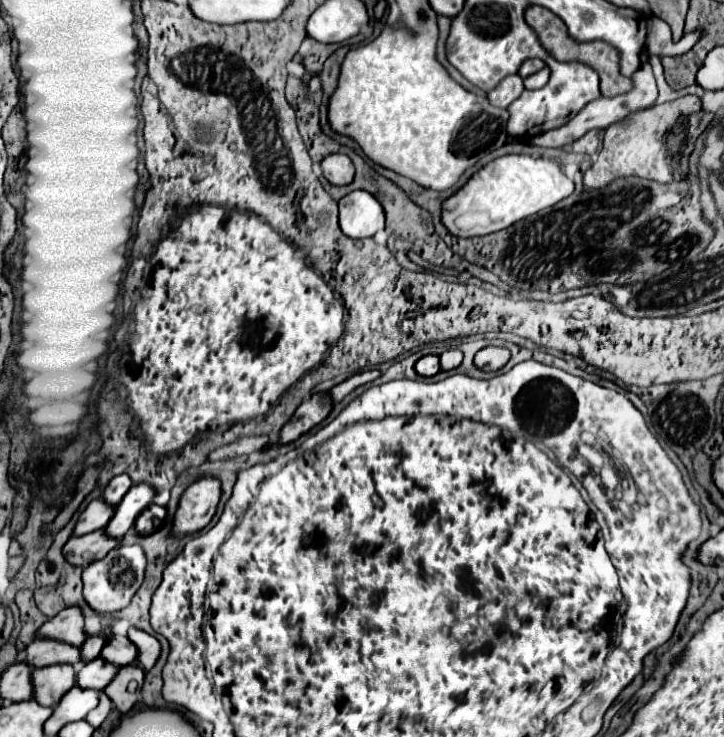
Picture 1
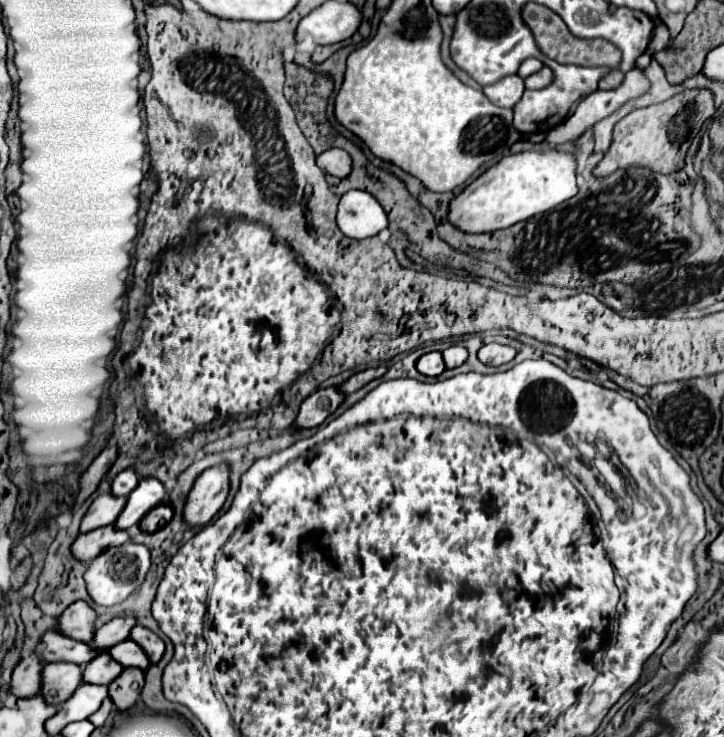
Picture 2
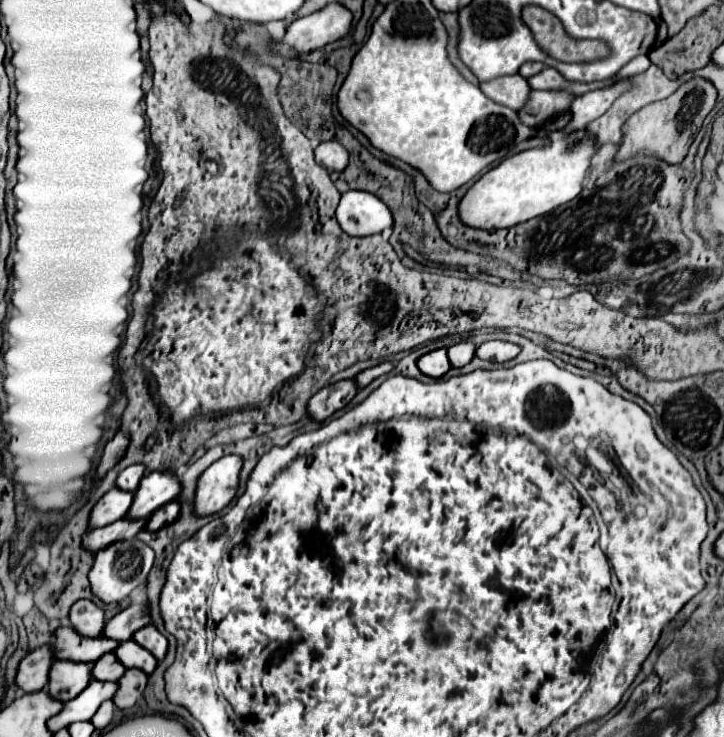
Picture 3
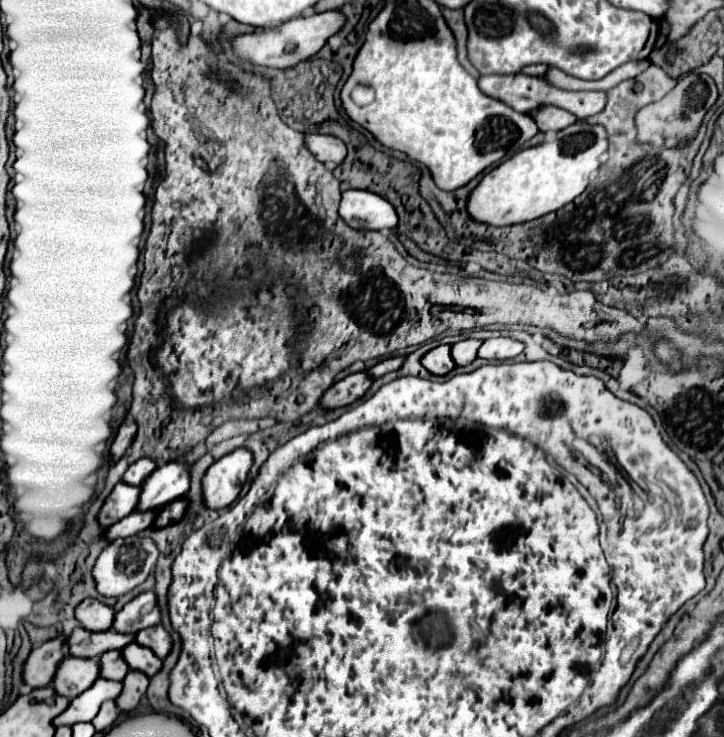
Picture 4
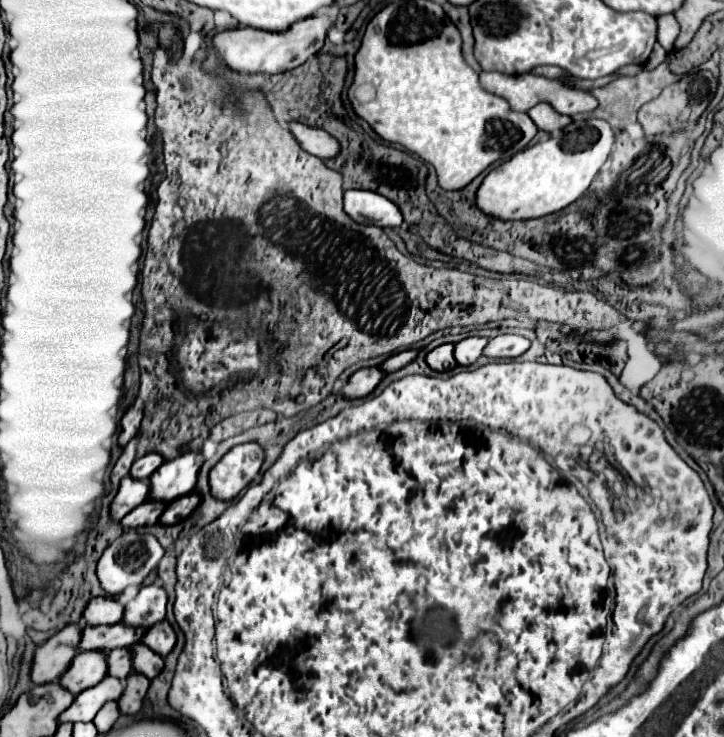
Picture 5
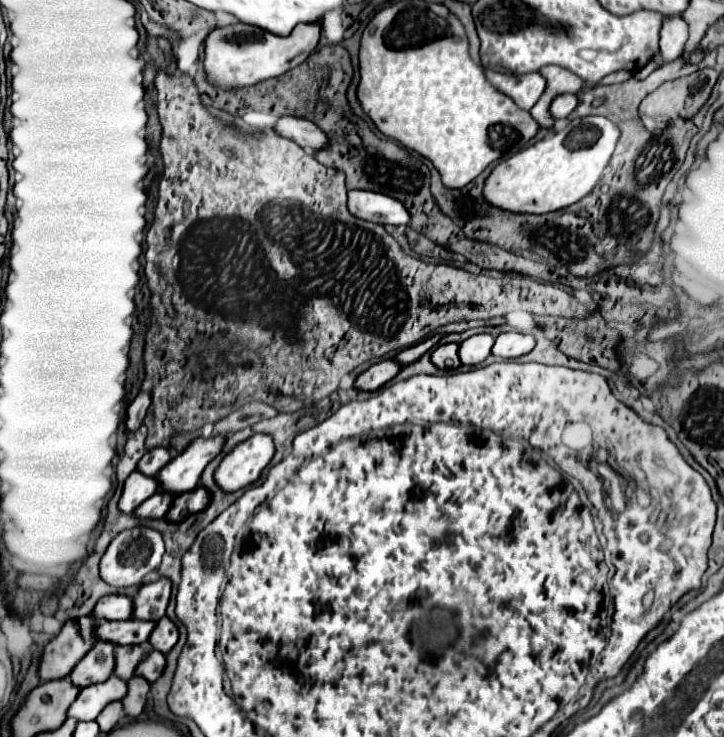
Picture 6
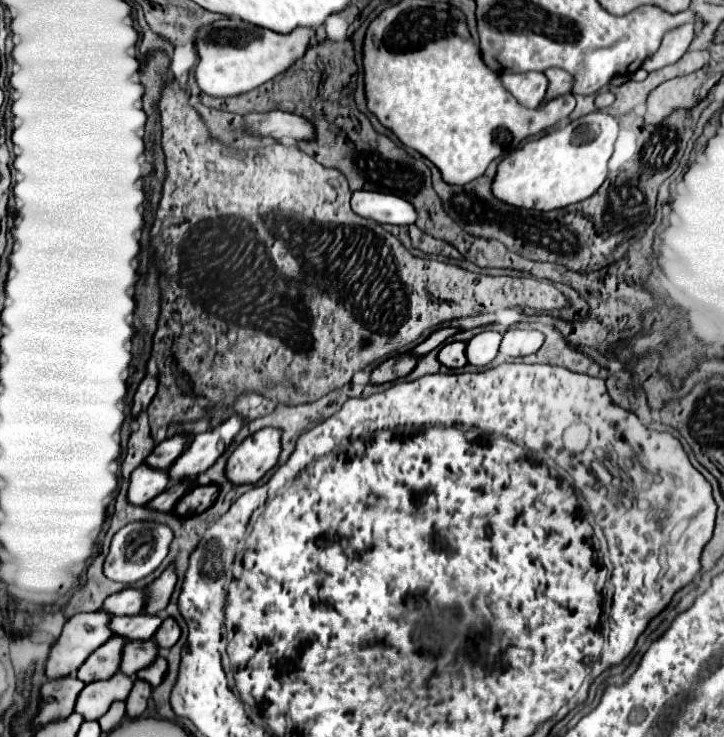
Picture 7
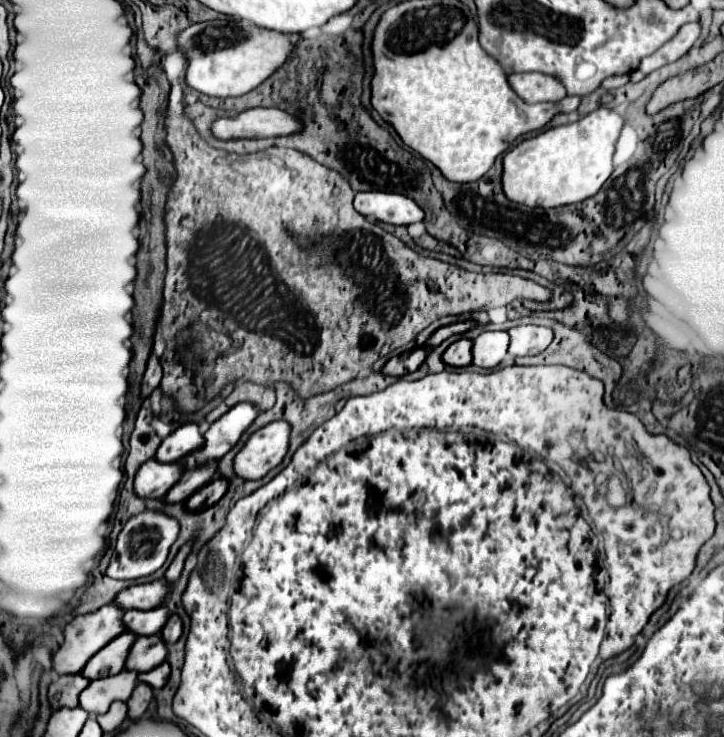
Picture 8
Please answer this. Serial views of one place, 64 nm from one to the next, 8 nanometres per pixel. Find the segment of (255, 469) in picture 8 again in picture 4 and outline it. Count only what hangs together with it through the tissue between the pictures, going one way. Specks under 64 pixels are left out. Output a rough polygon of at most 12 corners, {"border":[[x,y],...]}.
{"border":[[248,448],[214,462],[202,480],[210,508],[230,506],[248,480]]}

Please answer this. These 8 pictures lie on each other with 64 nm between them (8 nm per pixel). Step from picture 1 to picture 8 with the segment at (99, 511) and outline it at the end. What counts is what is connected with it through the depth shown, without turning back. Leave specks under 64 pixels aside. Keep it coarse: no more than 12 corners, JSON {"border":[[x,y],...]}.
{"border":[[148,460],[134,480],[138,496],[162,498],[184,464]]}

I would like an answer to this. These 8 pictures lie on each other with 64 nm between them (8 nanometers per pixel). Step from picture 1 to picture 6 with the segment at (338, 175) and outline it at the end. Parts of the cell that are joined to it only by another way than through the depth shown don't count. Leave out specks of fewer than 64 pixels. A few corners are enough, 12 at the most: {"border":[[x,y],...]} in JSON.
{"border":[[278,116],[274,132],[304,150],[328,142],[314,122],[298,116]]}

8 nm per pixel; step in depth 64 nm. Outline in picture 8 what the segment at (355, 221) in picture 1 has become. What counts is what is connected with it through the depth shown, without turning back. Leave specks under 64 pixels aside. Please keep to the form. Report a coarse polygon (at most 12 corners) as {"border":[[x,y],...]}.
{"border":[[360,192],[354,208],[378,222],[408,226],[424,210],[396,192]]}

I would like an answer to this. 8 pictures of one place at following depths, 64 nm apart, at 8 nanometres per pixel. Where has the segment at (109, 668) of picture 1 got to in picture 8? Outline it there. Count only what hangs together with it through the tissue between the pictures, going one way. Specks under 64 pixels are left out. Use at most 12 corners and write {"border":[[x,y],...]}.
{"border":[[160,634],[140,636],[126,668],[148,672],[168,658]]}

